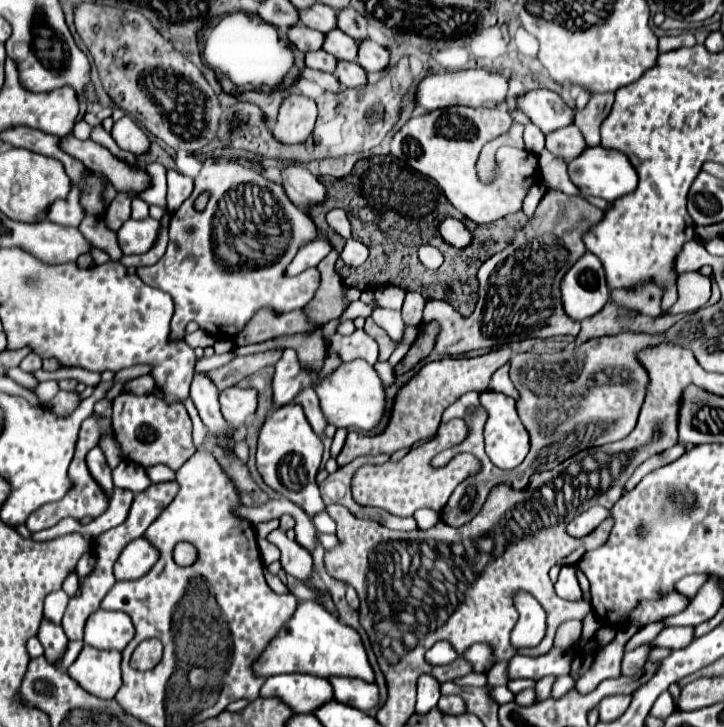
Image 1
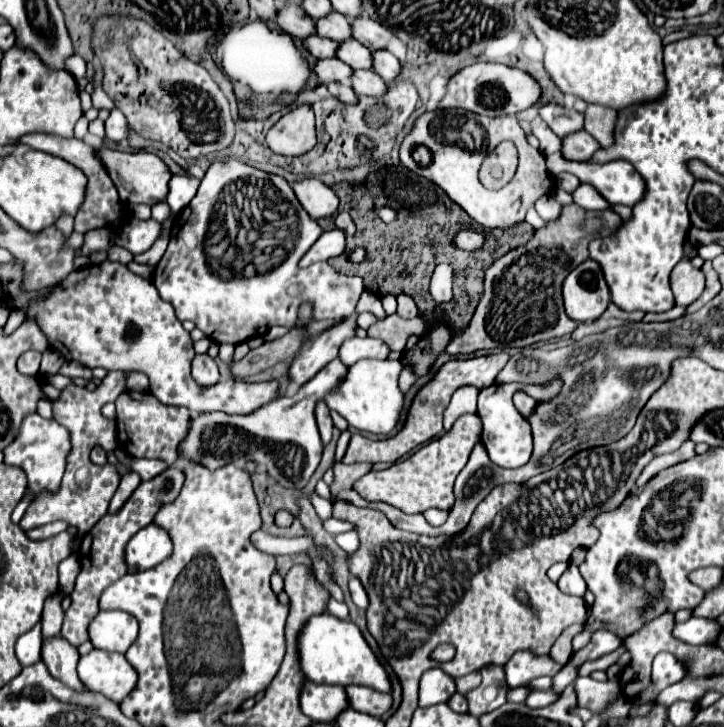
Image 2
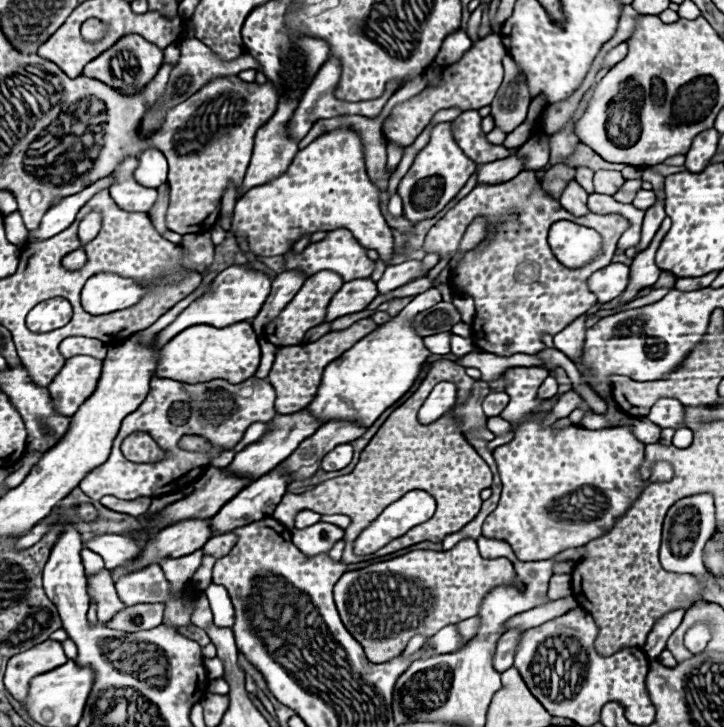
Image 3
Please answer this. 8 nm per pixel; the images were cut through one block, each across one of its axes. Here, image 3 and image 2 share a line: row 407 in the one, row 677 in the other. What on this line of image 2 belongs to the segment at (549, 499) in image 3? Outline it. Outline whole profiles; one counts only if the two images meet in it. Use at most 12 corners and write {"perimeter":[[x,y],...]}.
{"perimeter":[[516,652],[506,662],[506,682],[516,688],[556,676],[550,656]]}

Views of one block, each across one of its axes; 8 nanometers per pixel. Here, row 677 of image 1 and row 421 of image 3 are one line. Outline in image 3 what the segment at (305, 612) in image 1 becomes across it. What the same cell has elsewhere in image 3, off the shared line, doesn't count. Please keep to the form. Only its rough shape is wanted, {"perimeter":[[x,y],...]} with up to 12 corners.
{"perimeter":[[430,288],[326,366],[306,410],[372,426],[430,356]]}

